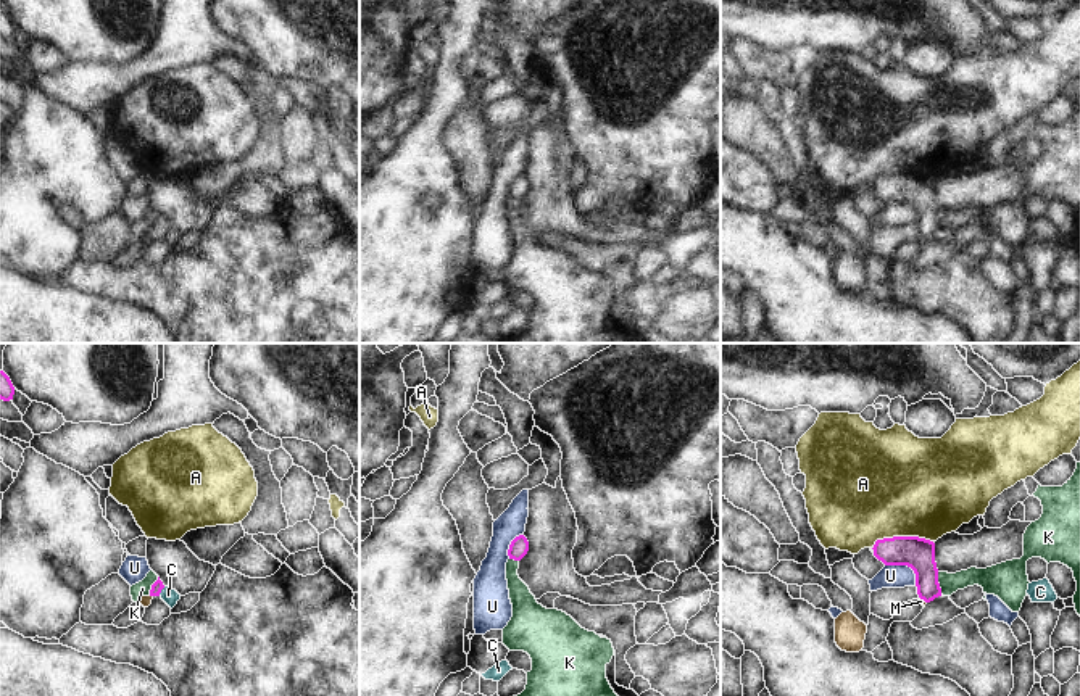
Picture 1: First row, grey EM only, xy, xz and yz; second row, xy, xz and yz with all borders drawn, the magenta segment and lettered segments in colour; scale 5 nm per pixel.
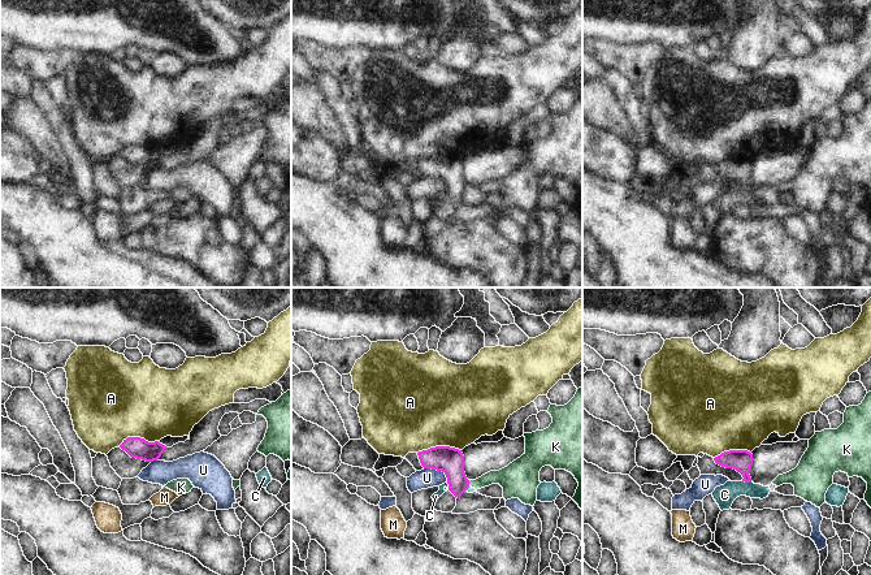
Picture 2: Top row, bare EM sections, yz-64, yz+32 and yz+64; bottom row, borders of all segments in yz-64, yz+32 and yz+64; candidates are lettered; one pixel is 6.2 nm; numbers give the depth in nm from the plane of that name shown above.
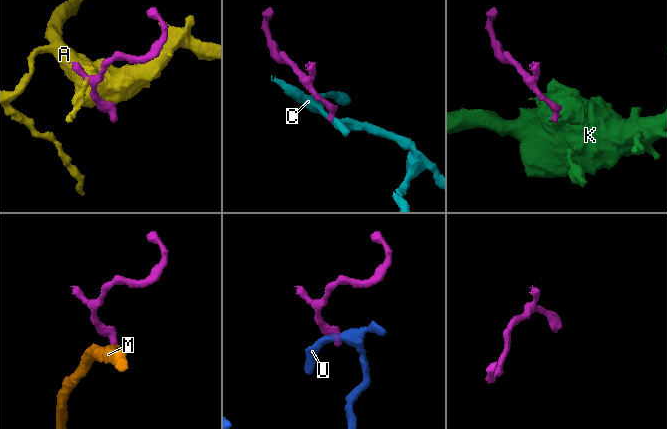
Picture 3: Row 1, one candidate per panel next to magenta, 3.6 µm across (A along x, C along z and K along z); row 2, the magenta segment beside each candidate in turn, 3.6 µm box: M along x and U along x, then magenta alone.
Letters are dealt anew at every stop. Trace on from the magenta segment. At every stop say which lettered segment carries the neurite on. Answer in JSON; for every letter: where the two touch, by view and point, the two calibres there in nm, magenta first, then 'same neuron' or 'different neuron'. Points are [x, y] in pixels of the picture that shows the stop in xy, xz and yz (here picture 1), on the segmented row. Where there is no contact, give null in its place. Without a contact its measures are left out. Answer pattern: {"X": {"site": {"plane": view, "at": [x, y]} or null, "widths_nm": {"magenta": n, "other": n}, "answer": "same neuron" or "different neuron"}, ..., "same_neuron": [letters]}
{"A": {"site": {"plane": "yz", "at": [900, 537]}, "widths_nm": {"magenta": 160, "other": 500}, "answer": "different neuron"}, "C": {"site": {"plane": "xy", "at": [160, 592]}, "widths_nm": {"magenta": 60, "other": 80}, "answer": "different neuron"}, "K": {"site": {"plane": "yz", "at": [938, 584]}, "widths_nm": {"magenta": 160, "other": 110}, "answer": "different neuron"}, "M": {"site": {"plane": "yz", "at": [922, 598]}, "widths_nm": {"magenta": 160, "other": 20}, "answer": "different neuron"}, "U": {"site": {"plane": "yz", "at": [906, 564]}, "widths_nm": {"magenta": 160, "other": 110}, "answer": "different neuron"}, "same_neuron": []}

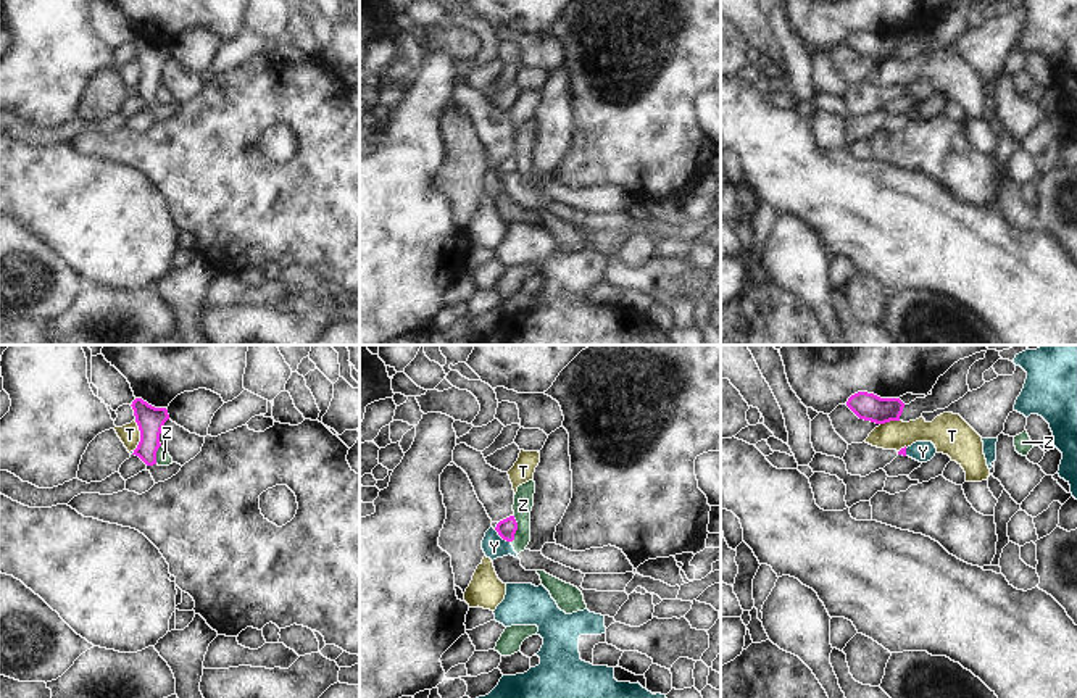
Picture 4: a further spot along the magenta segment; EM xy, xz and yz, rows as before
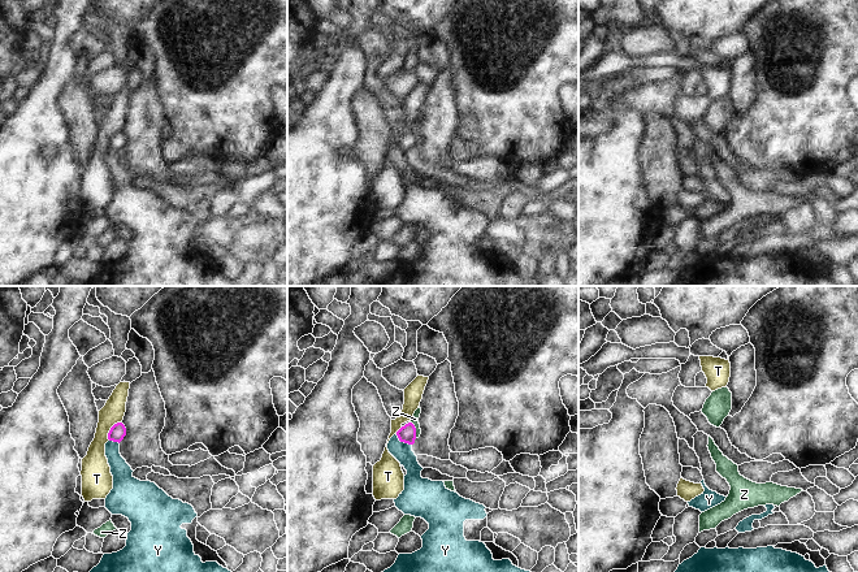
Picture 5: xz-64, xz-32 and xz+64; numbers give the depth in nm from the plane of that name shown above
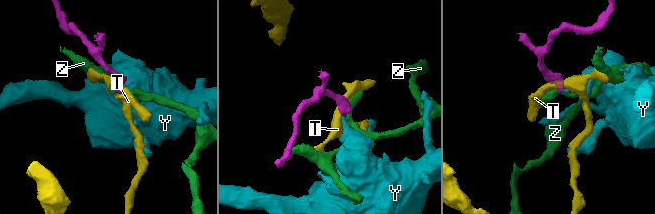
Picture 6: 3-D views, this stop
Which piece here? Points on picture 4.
{"T": {"site": {"plane": "xy", "at": [141, 436]}, "widths_nm": {"magenta": 140, "other": 110}, "answer": "different neuron"}, "Y": {"site": {"plane": "xz", "at": [502, 537]}, "widths_nm": {"magenta": 90, "other": 120}, "answer": "different neuron"}, "Z": {"site": {"plane": "xz", "at": [516, 529]}, "widths_nm": {"magenta": 90, "other": 100}, "answer": "different neuron"}, "same_neuron": []}

